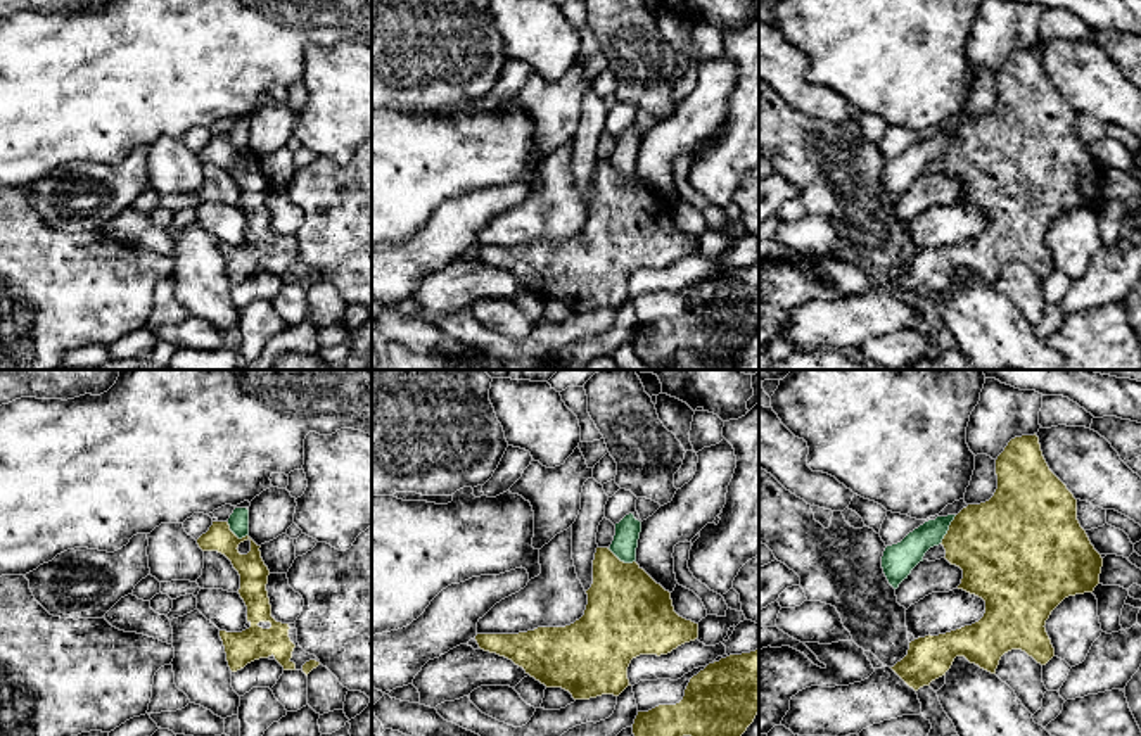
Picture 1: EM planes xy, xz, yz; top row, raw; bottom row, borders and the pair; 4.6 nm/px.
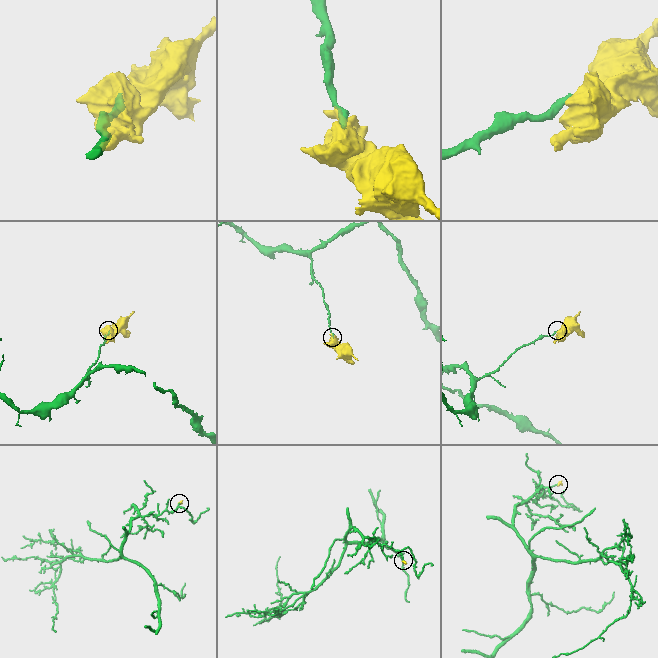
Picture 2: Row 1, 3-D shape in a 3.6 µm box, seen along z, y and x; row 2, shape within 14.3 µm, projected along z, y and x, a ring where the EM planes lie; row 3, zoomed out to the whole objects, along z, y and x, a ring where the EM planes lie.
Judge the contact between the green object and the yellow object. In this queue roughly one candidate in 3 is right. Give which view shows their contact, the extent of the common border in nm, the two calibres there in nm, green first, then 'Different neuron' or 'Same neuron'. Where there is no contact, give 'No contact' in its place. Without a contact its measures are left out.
Touches green in yz. Shared border 160 nm. Thickness 140 nm (green) against 420 nm. Different neuron

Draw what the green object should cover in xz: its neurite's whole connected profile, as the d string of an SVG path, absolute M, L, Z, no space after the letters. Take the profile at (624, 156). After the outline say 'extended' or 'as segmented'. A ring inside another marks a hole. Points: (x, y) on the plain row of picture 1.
M633 126L615 136L615 149L610 164L624 176L636 174L636 161L641 145L641 135Z; as segmented

